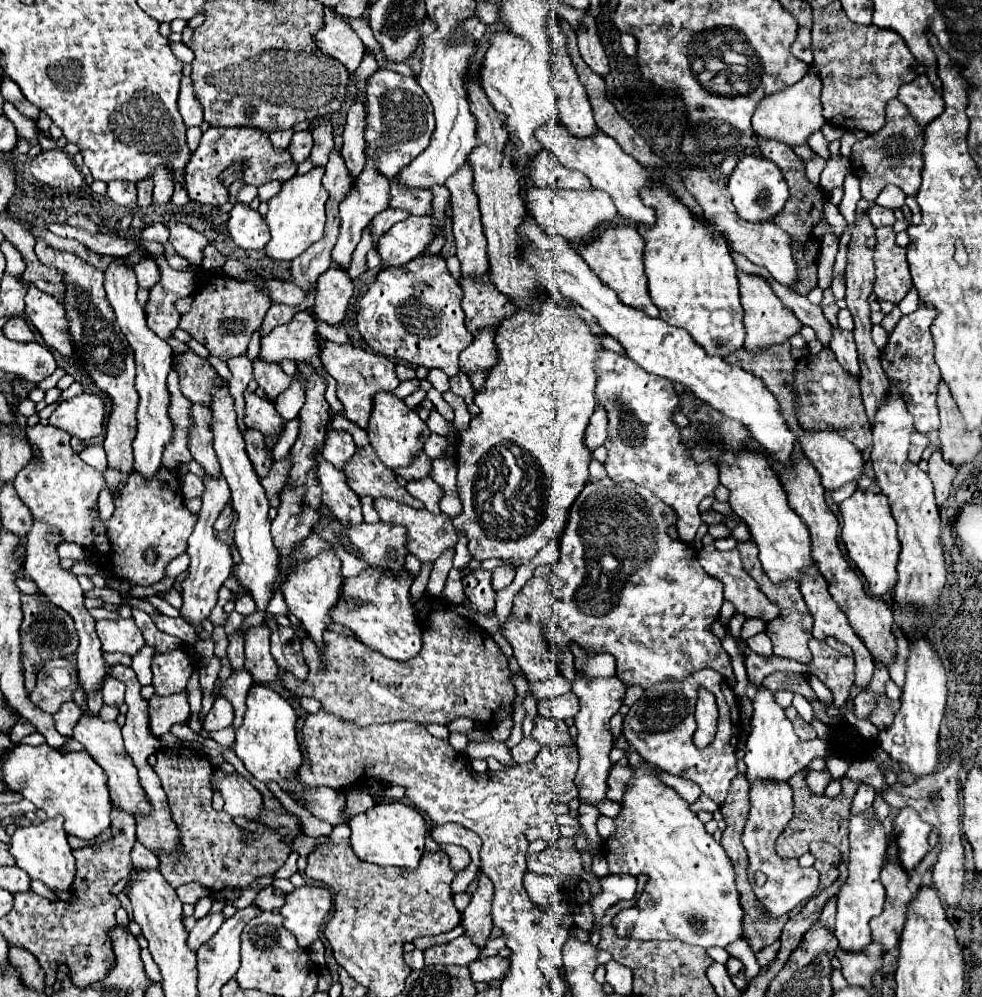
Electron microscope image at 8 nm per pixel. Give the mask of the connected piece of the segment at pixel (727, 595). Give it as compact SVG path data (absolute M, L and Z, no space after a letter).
M704 549L698 553L698 561L702 565L702 569L718 579L722 585L724 585L724 599L732 601L736 605L736 613L742 613L744 617L758 617L766 623L774 621L776 617L780 617L780 609L776 603L772 603L758 587L758 583L744 571L742 567L742 561L740 561L740 555L738 555L738 549L732 549L732 551L718 551L714 549L712 553L706 553Z

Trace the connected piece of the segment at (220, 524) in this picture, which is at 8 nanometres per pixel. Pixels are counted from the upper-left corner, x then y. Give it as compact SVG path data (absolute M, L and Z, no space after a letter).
M226 505L226 507L220 511L220 517L216 519L214 529L216 529L218 533L224 533L224 531L228 531L228 527L232 525L232 521L234 521L234 511L232 511L230 505Z

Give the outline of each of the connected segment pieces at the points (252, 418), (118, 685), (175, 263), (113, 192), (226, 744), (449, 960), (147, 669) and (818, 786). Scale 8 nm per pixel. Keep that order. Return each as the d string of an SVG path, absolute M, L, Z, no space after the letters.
M250 389L244 391L246 407L244 407L244 423L252 429L262 431L264 435L280 433L280 415L274 409L274 403L258 397Z
M110 677L104 687L102 687L102 695L104 695L104 703L106 705L122 705L124 703L124 687L122 681Z
M166 243L166 245L164 245L164 249L166 249L166 261L170 263L170 267L174 267L174 269L182 269L182 271L186 271L186 269L188 269L188 261L186 261L186 259L182 259L180 255L174 255L174 253L172 253L170 243Z
M116 179L116 181L110 181L108 183L108 189L106 189L106 195L118 203L118 205L124 205L124 207L136 207L136 187L134 183L126 183L122 179Z
M226 727L218 733L210 733L210 737L218 741L218 745L222 745L224 749L232 749L232 735L234 735L234 727Z
M466 935L444 943L436 945L426 951L426 963L442 963L442 965L468 965L480 955L480 947Z
M148 645L144 647L132 658L131 667L134 669L138 680L142 686L152 683L151 661L154 656L154 649Z
M824 769L824 771L806 771L808 789L810 789L810 793L814 793L814 795L824 795L824 789L826 789L828 781L830 781L828 769Z

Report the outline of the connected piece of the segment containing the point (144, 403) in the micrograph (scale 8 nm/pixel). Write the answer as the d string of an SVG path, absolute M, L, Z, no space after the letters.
M114 257L104 271L104 287L110 299L110 305L116 313L116 323L126 335L130 347L136 355L136 391L140 395L138 407L138 435L134 439L134 469L150 479L160 469L160 459L166 443L172 439L172 421L168 417L170 393L166 391L166 375L172 371L172 349L170 345L154 335L146 325L146 315L142 305L136 301L136 275L134 269L126 263L124 257Z

